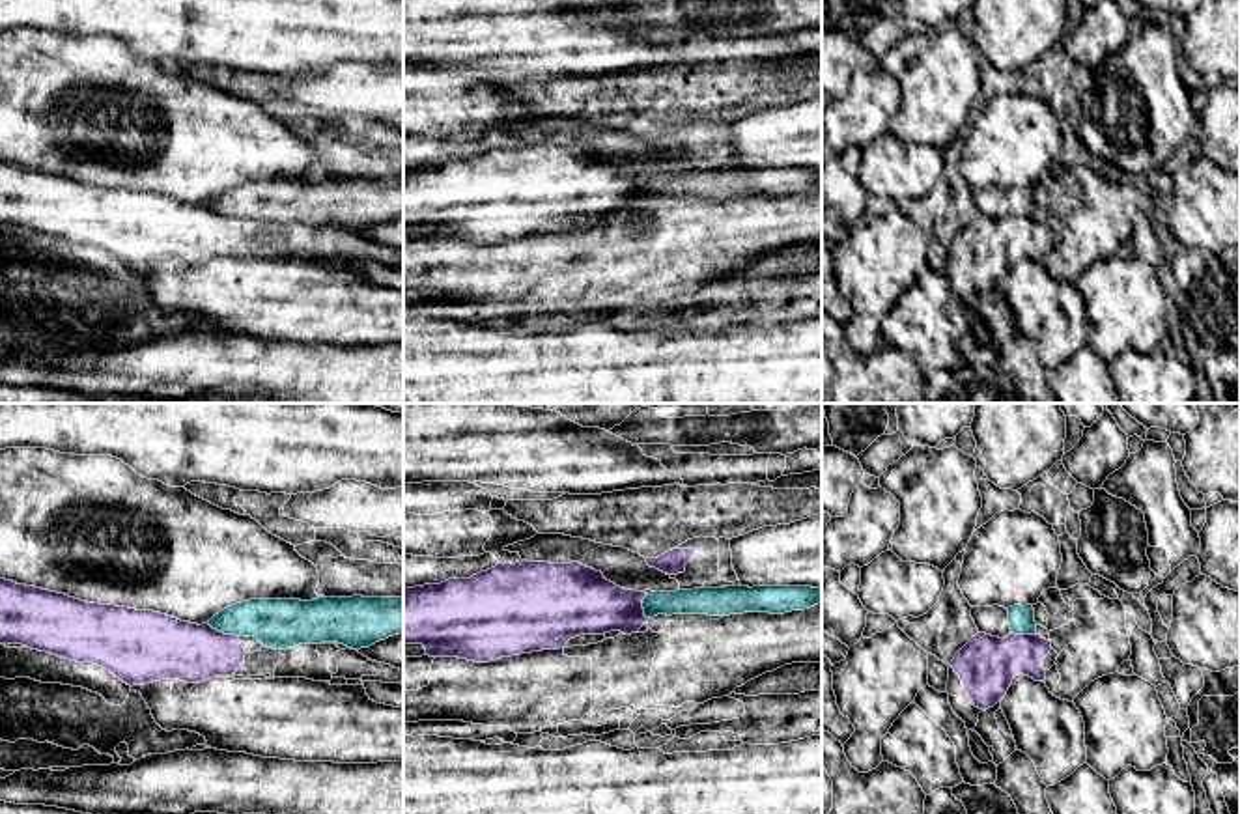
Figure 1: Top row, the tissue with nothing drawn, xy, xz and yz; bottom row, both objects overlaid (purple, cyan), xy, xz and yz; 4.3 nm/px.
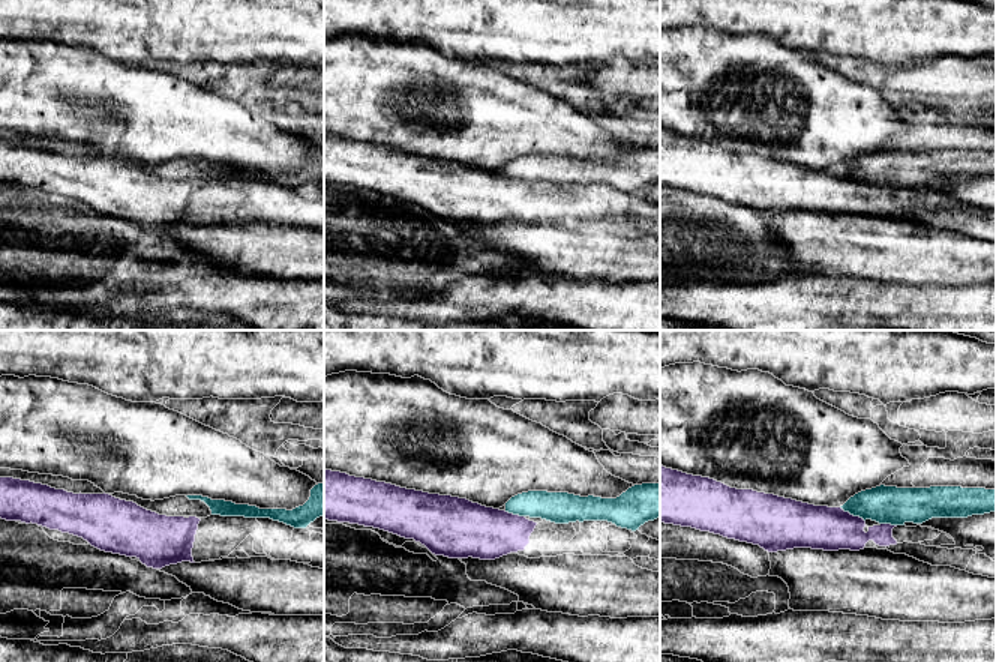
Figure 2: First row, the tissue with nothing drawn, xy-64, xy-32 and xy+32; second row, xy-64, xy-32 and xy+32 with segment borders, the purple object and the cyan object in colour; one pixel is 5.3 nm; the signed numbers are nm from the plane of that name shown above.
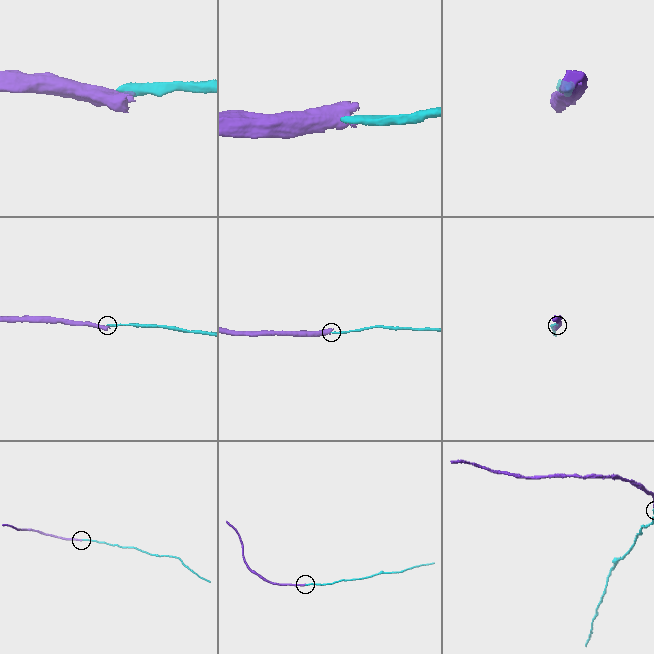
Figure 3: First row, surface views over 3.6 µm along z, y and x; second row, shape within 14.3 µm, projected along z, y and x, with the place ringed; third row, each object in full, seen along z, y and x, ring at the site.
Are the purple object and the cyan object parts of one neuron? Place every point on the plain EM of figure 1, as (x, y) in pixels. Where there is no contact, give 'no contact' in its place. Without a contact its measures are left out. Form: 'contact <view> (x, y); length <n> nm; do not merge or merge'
contact xy (223, 215); length 140 nm; do not merge

